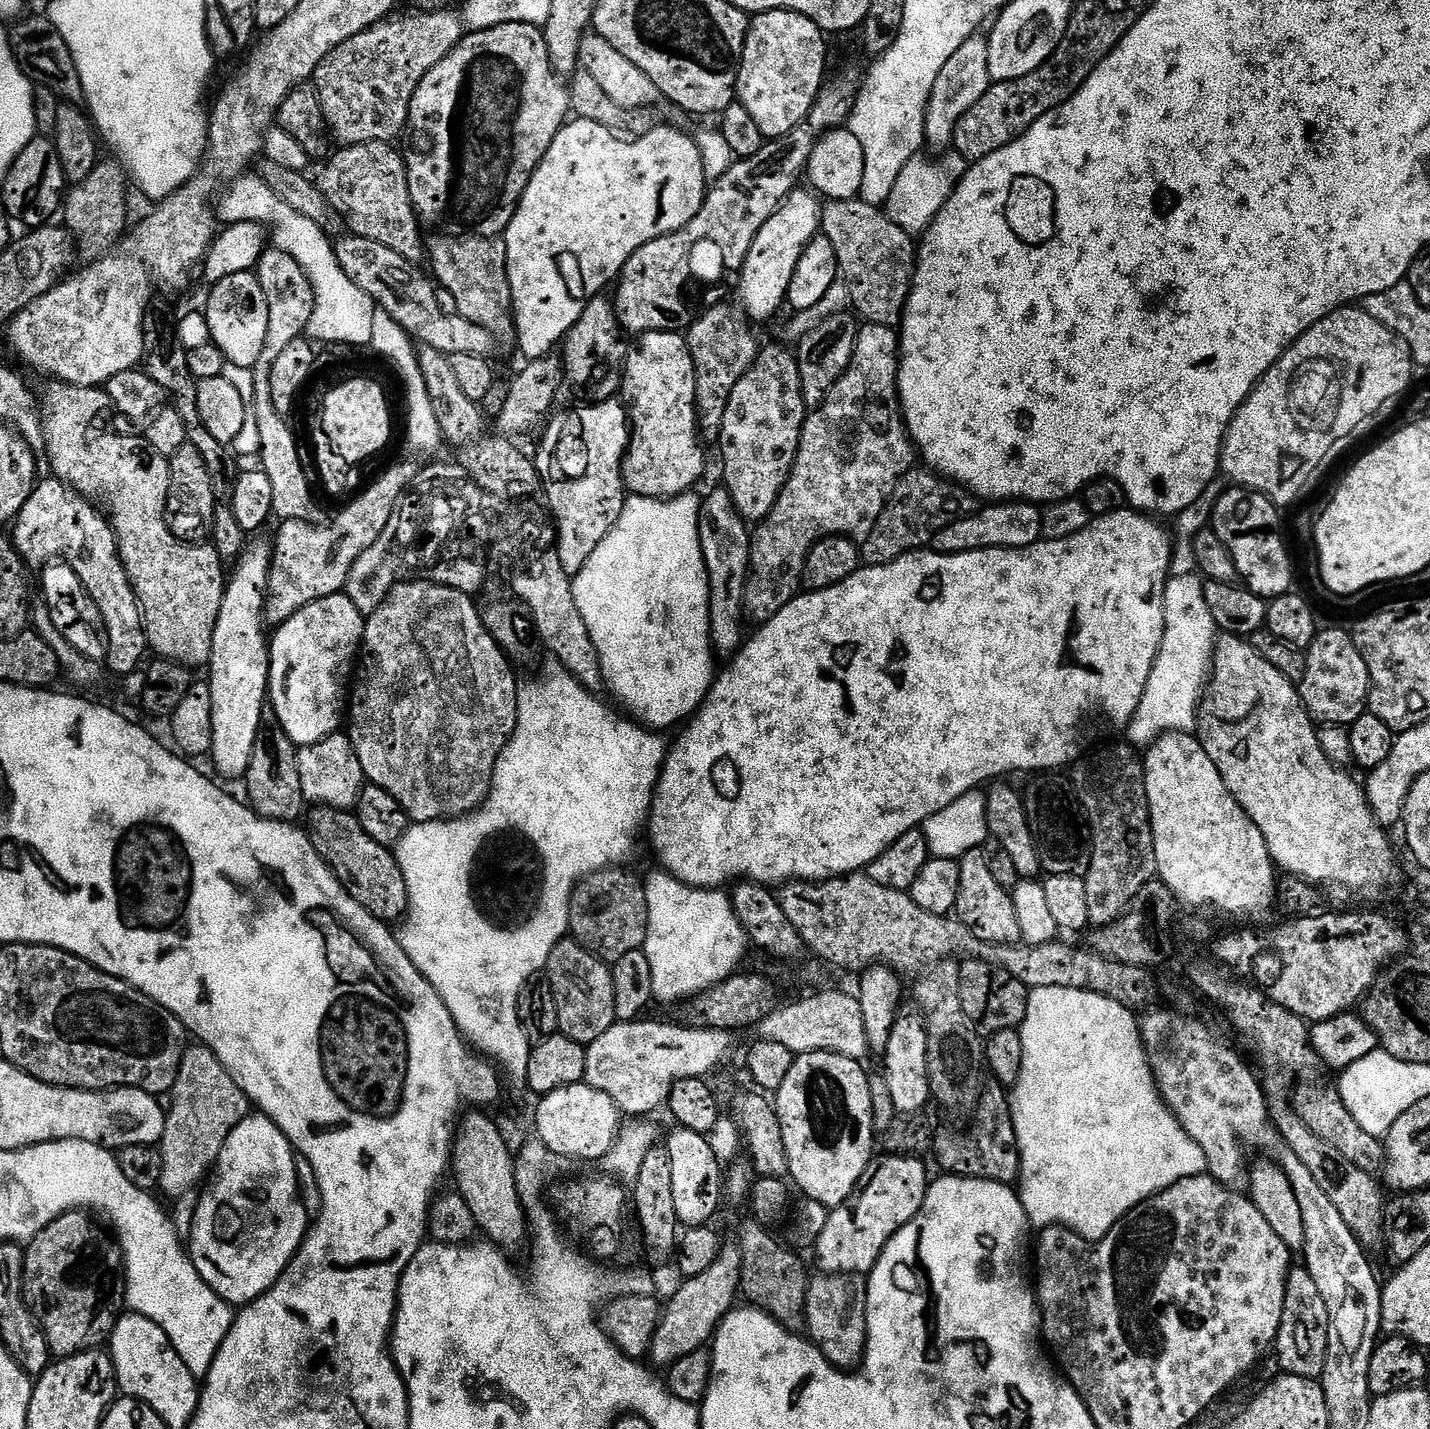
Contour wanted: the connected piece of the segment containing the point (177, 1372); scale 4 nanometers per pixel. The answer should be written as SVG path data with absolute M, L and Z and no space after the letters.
M130 1313L116 1323L108 1348L117 1357L118 1394L143 1396L148 1390L186 1390L186 1378L192 1373L191 1363L173 1349L166 1332L158 1323L143 1315Z

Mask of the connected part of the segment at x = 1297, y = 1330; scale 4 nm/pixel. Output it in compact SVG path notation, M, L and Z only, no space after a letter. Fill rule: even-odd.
M1294 1266L1289 1269L1286 1300L1282 1314L1281 1330L1274 1345L1275 1351L1281 1359L1279 1369L1286 1374L1313 1379L1321 1379L1326 1365L1326 1352L1328 1350L1329 1312L1324 1302L1320 1289L1314 1282L1314 1278L1304 1266Z

